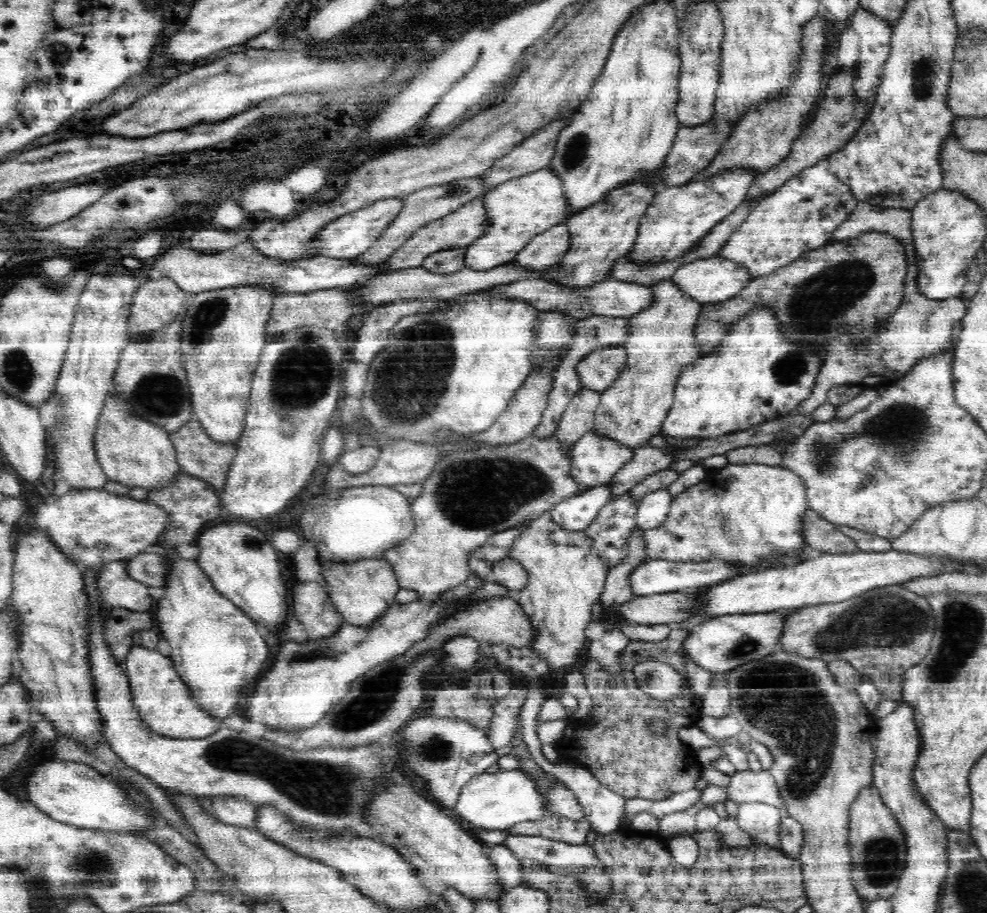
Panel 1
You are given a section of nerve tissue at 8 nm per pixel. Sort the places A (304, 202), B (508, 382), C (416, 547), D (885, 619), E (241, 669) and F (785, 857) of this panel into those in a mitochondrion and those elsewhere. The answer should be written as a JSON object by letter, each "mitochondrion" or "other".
{"A":"other","B":"other","C":"other","D":"mitochondrion","E":"other","F":"other"}

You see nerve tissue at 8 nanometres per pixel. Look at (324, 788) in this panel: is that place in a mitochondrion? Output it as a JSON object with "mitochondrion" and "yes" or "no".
{"mitochondrion":"yes"}

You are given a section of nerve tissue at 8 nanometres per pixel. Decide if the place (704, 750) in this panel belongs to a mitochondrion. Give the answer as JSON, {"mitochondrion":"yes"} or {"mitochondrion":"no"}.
{"mitochondrion":"no"}

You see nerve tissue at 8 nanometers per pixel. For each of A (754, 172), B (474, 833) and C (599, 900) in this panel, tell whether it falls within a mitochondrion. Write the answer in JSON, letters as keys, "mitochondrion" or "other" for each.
{"A":"other","B":"other","C":"other"}

